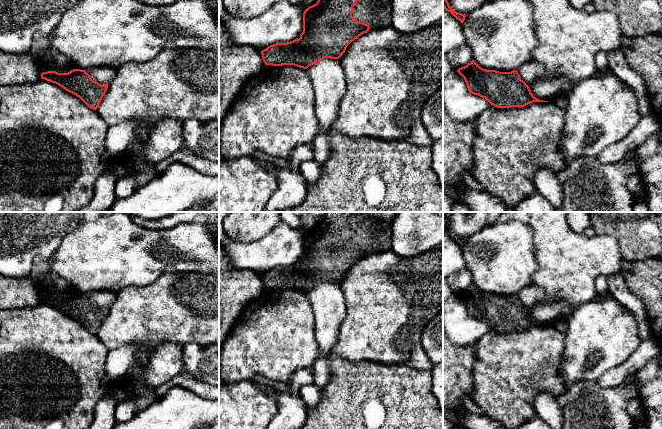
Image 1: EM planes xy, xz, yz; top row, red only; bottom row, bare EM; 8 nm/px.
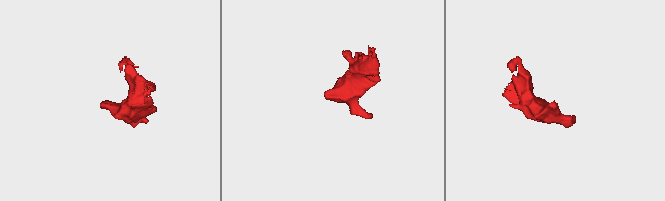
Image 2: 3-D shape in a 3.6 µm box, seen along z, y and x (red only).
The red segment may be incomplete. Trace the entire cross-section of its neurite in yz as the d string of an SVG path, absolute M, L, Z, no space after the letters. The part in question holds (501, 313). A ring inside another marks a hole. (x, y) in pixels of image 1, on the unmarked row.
M472 284L457 296L464 302L470 317L485 322L497 332L521 332L533 326L548 326L533 320L517 294L486 294Z

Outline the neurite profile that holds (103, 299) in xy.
M99 290L95 292L88 292L85 294L92 304L98 306L101 309L110 308L117 298L117 293L107 290Z

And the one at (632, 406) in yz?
M639 398L631 399L627 404L629 415L632 417L634 421L636 421L636 414L639 404L640 404Z

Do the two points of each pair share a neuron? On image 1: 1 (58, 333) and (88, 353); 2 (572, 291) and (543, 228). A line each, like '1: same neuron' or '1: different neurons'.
1: same neuron
2: same neuron

